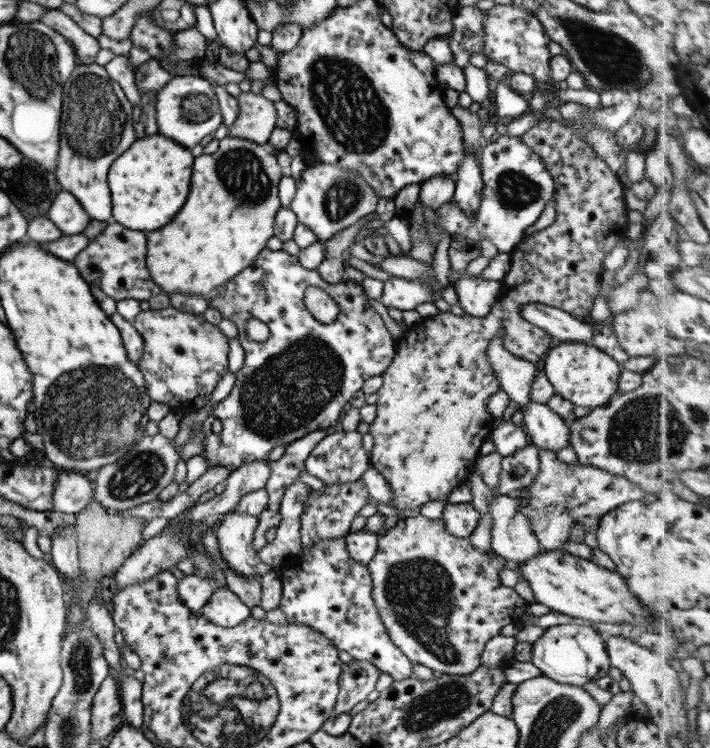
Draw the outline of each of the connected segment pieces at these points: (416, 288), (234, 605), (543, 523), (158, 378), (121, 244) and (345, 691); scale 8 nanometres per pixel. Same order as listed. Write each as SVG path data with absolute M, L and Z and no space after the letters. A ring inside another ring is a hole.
M390 277L383 282L382 304L398 310L412 310L423 302L434 302L434 294L426 284L410 282L404 278Z
M225 585L216 588L211 600L202 608L201 616L216 626L234 628L251 616L251 609L245 606Z
M539 449L539 459L540 472L536 474L532 486L520 488L513 494L520 503L520 511L530 519L532 531L544 551L561 549L569 541L569 533L576 523L582 522L586 532L596 532L600 517L608 511L648 495L648 492L644 492L624 476L594 468L592 465L562 462L554 451L548 449ZM521 491L528 491L528 498L523 498Z
M169 306L164 309L154 310L154 309L142 309L138 315L134 318L134 322L132 322L136 331L140 334L140 337L143 341L143 354L142 358L140 358L140 362L138 362L137 366L142 371L144 377L144 384L146 384L146 392L148 392L148 396L150 396L151 400L154 402L159 402L162 404L167 404L168 406L190 406L190 404L194 404L196 408L199 410L203 408L206 402L212 397L212 391L216 388L219 379L226 374L228 371L228 353L229 353L229 340L222 333L222 330L218 327L218 325L210 324L204 318L203 314L192 314L192 312L180 312L180 310L176 310L174 306Z
M110 221L72 262L89 285L97 282L102 292L114 298L116 302L128 298L147 301L150 296L160 294L162 291L162 288L152 280L146 264L147 242L146 232L130 230L124 228L122 224Z
M356 660L342 663L339 693L333 716L352 710L372 692L382 672L368 660Z

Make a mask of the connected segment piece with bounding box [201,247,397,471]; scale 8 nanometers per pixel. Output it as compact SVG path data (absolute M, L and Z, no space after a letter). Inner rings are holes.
M264 248L248 268L228 280L225 286L226 293L213 293L208 303L210 308L216 308L222 317L237 326L237 338L244 348L245 357L242 367L235 372L236 381L230 394L218 403L203 422L204 451L201 455L208 460L209 468L226 466L233 471L246 462L269 460L268 454L276 446L288 445L310 432L334 426L342 417L341 411L346 402L352 400L358 390L362 390L364 382L372 376L384 374L396 354L397 344L387 332L388 328L380 314L372 307L362 284L349 279L330 284L318 274L317 269L302 267L297 254L291 255L284 249L272 251ZM307 286L316 286L335 300L340 310L338 320L324 324L312 316L304 305ZM250 318L258 318L268 326L270 336L266 342L248 339L246 322ZM214 420L222 423L220 434L212 430Z

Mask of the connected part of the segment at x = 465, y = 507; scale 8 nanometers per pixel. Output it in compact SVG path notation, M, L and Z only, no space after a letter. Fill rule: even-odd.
M472 502L447 503L443 510L446 531L453 536L469 538L480 520Z

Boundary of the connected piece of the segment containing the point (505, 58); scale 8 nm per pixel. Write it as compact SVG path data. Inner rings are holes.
M498 4L486 11L484 20L484 55L489 61L502 63L514 73L523 73L533 76L539 82L549 82L551 79L551 60L548 43L551 38L545 33L542 23L530 12L522 10L514 4Z

